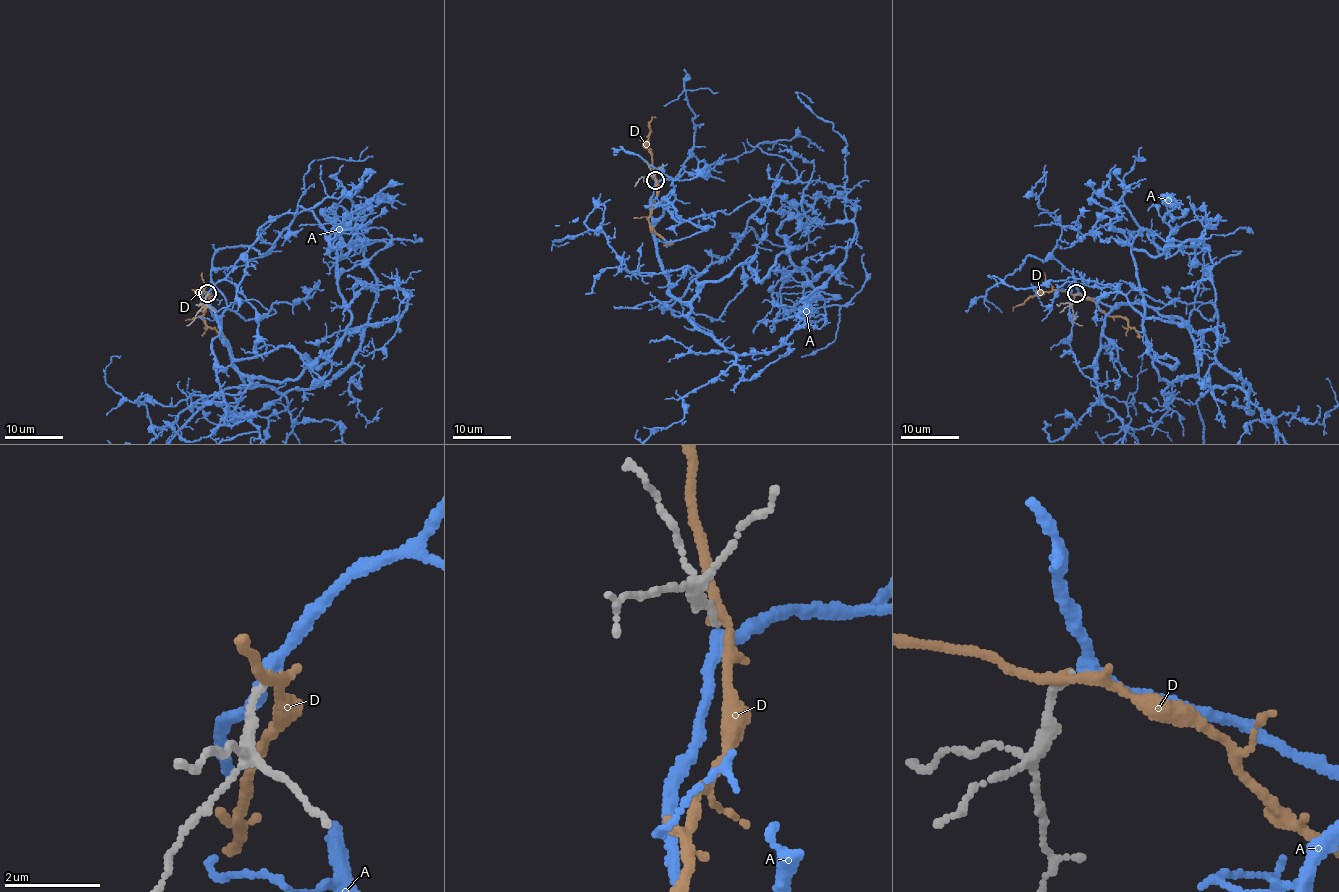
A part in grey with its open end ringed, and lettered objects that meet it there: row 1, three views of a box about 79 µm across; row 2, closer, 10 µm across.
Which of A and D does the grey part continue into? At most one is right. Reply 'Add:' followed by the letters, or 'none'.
Add: A

